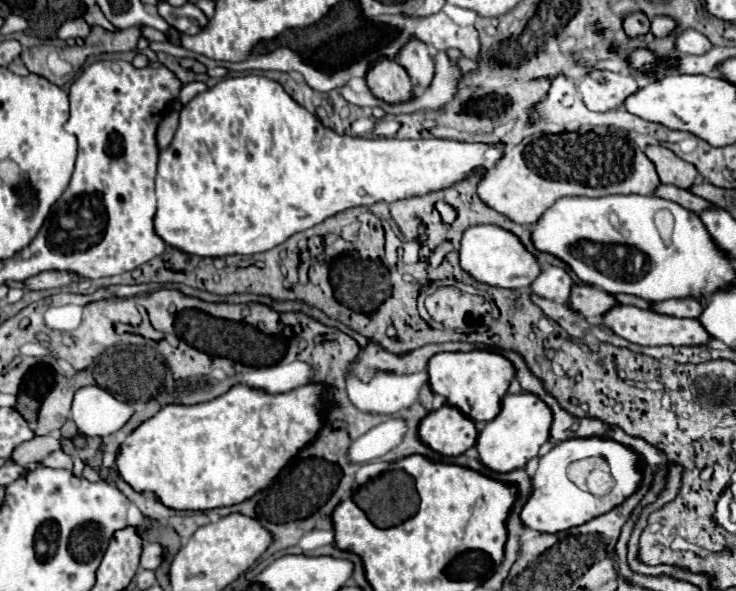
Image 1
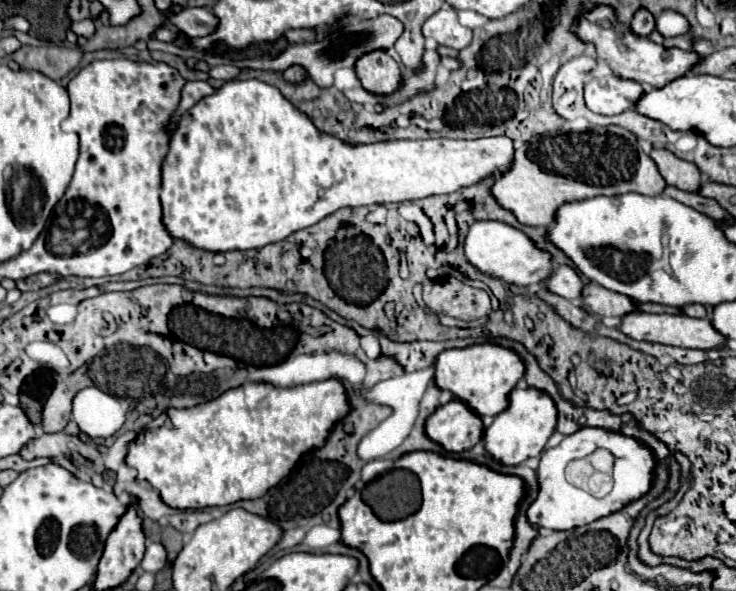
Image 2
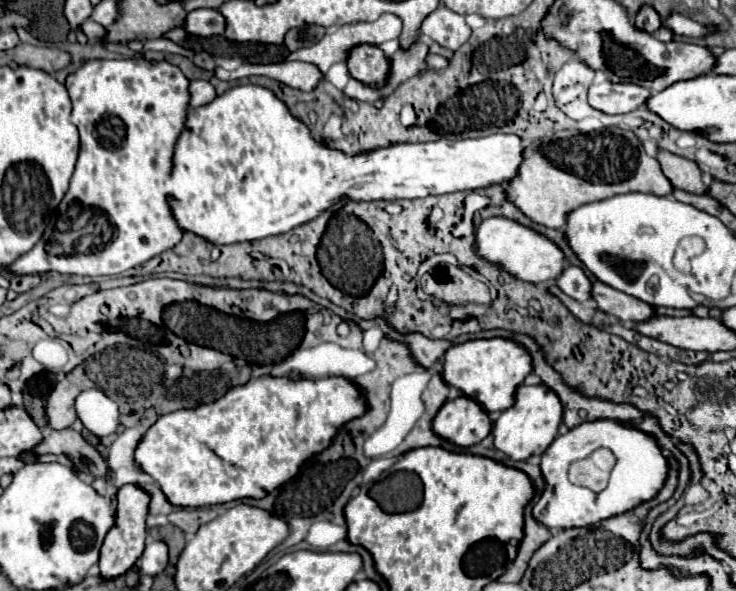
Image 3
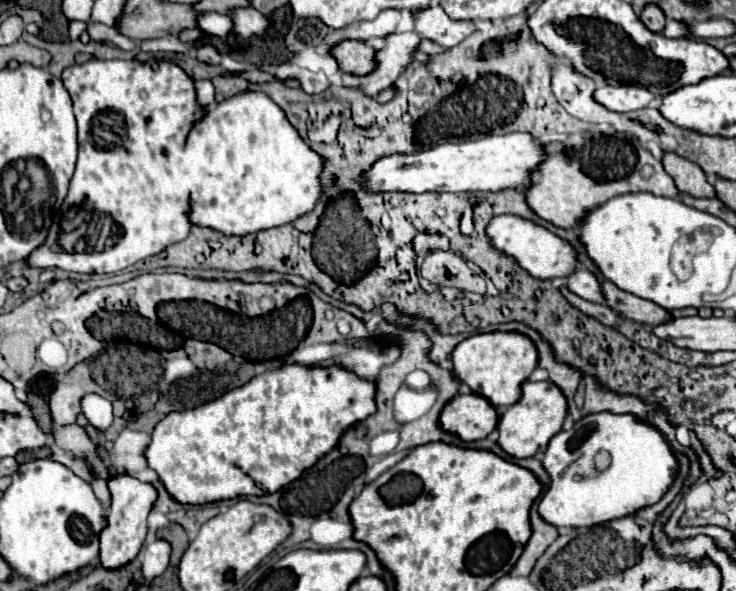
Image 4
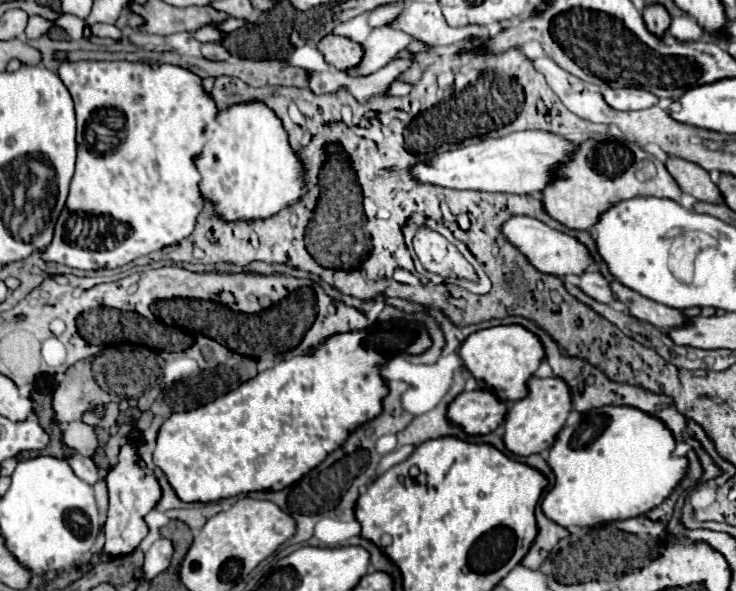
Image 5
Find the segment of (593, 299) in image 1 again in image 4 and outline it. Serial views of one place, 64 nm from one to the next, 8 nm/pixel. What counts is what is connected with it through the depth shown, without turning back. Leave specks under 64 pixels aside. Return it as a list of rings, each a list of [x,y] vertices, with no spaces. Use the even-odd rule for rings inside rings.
[[[610,280],[602,282],[602,290],[604,290],[608,306],[634,322],[658,326],[658,324],[672,320],[672,314],[666,308],[660,308],[658,304],[652,304],[650,300],[644,300],[640,296],[632,296],[630,292],[624,292]]]

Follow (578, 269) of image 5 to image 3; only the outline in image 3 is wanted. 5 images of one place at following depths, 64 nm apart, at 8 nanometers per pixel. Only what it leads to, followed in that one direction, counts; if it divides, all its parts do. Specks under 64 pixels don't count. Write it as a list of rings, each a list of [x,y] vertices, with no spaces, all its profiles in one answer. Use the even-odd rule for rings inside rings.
[[[504,216],[486,218],[478,226],[476,252],[482,258],[486,258],[488,262],[504,266],[504,270],[510,272],[512,276],[526,280],[526,282],[534,282],[534,284],[556,280],[556,278],[560,278],[560,274],[564,270],[564,252],[552,240],[548,240],[544,234],[540,234],[528,226],[522,226],[510,218],[504,218]]]

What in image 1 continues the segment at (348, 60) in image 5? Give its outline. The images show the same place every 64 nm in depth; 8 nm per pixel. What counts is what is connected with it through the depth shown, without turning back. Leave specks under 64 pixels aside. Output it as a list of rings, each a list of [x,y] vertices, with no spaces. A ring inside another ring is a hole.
[[[378,56],[374,62],[370,62],[366,72],[366,86],[376,98],[382,98],[390,104],[408,100],[414,90],[414,84],[406,70],[396,64],[396,60],[384,56]]]

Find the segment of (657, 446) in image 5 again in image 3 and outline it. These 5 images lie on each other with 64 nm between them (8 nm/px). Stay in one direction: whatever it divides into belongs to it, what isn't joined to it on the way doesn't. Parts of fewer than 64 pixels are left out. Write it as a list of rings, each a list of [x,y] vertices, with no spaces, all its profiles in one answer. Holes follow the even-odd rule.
[[[610,418],[582,422],[576,428],[568,430],[564,436],[558,436],[548,446],[548,450],[542,454],[540,468],[546,478],[546,490],[542,492],[540,500],[532,508],[532,514],[540,524],[544,524],[548,528],[590,526],[590,524],[598,524],[606,518],[612,518],[616,514],[624,514],[624,512],[640,506],[642,502],[656,498],[668,476],[668,460],[662,454],[662,448],[658,446],[658,442],[642,430],[638,430],[626,422],[618,422],[618,420],[610,420]],[[600,446],[612,448],[612,452],[616,456],[616,464],[612,468],[608,486],[596,494],[588,488],[574,486],[568,480],[568,468],[574,460],[588,458]]]

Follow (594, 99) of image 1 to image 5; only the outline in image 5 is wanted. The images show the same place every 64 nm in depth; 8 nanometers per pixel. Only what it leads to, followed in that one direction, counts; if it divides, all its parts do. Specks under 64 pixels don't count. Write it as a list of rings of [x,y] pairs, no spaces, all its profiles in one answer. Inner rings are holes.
[[[606,88],[602,96],[616,110],[644,110],[652,108],[658,102],[658,98],[652,92],[646,92],[642,88]]]

